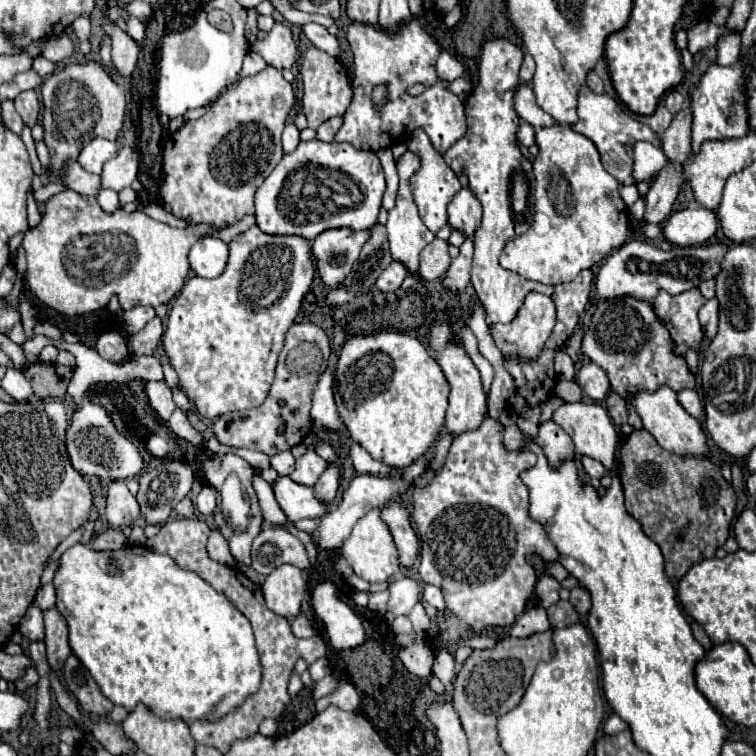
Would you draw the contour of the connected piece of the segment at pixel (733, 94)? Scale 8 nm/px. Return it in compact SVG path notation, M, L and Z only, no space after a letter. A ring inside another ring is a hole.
M742 63L734 67L710 65L702 75L698 87L692 91L692 149L698 153L700 145L708 139L732 139L744 137L750 131L748 113L746 113L746 97L742 93Z

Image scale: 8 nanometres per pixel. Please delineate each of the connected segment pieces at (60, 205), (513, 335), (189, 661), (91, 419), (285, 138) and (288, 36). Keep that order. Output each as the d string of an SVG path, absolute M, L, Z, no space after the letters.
M64 189L62 193L52 195L48 203L44 203L40 225L28 229L28 233L24 235L22 245L28 261L26 285L38 301L42 301L50 309L60 311L64 309L74 313L94 313L104 309L114 295L118 295L124 311L136 305L158 307L170 303L174 295L184 287L190 269L188 251L204 233L212 231L212 225L188 225L186 229L172 229L166 223L150 219L142 211L126 213L124 209L116 209L114 213L106 213L98 205L96 197L84 197L72 189Z
M528 293L528 297L524 299L524 305L520 305L516 317L506 325L492 325L490 331L504 357L516 355L516 357L526 357L526 359L536 359L554 327L554 321L556 321L554 301L542 293Z
M76 543L70 549L66 549L58 561L58 571L54 575L54 589L56 589L56 609L62 613L62 617L68 623L68 641L72 653L80 659L80 663L90 671L102 693L114 703L124 705L128 711L132 711L138 703L146 703L158 717L172 717L172 719L184 719L186 723L192 723L196 719L220 719L226 713L234 711L248 695L252 695L260 687L260 661L258 651L254 647L254 635L248 619L220 593L216 593L206 581L202 581L194 571L180 569L172 557L152 553L148 547L140 545L128 545L118 551L96 551L90 545Z
M88 399L72 413L72 421L66 429L66 449L72 467L82 477L96 477L100 481L126 481L138 477L146 465L142 457L142 443L134 435L118 431L106 409Z
M290 121L286 127L284 127L284 133L282 133L282 145L284 145L284 153L290 153L296 149L300 141L300 131L296 129L296 125Z
M276 23L264 41L258 41L252 51L260 53L264 61L276 69L290 69L298 59L298 49L288 25Z

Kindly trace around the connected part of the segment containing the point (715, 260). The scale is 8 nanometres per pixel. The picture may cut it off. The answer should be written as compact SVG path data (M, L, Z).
M646 241L624 243L600 267L600 273L596 277L596 299L634 295L642 301L652 301L660 289L666 289L670 295L684 293L692 287L698 287L706 279L714 279L716 273L720 273L720 261L724 261L726 251L726 243L672 247L670 251L662 251Z

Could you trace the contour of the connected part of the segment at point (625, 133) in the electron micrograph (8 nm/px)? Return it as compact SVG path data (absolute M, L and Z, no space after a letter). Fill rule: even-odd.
M582 87L582 91L580 91L578 121L572 125L572 129L576 129L576 133L582 133L590 141L594 141L594 145L598 147L598 151L602 155L604 169L610 175L614 175L620 183L626 183L626 185L634 183L634 179L632 179L632 149L628 145L634 141L652 141L652 143L660 145L660 139L648 125L632 119L610 95L606 95L606 93L596 95L588 87Z

